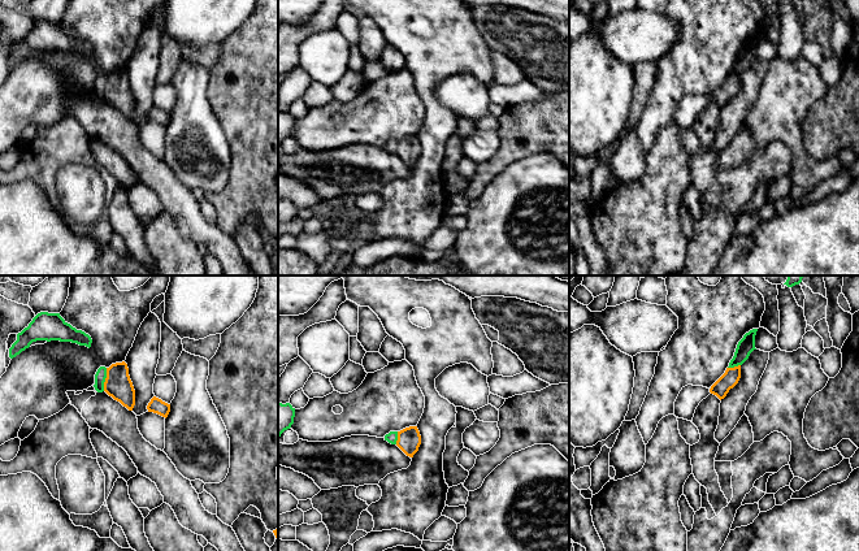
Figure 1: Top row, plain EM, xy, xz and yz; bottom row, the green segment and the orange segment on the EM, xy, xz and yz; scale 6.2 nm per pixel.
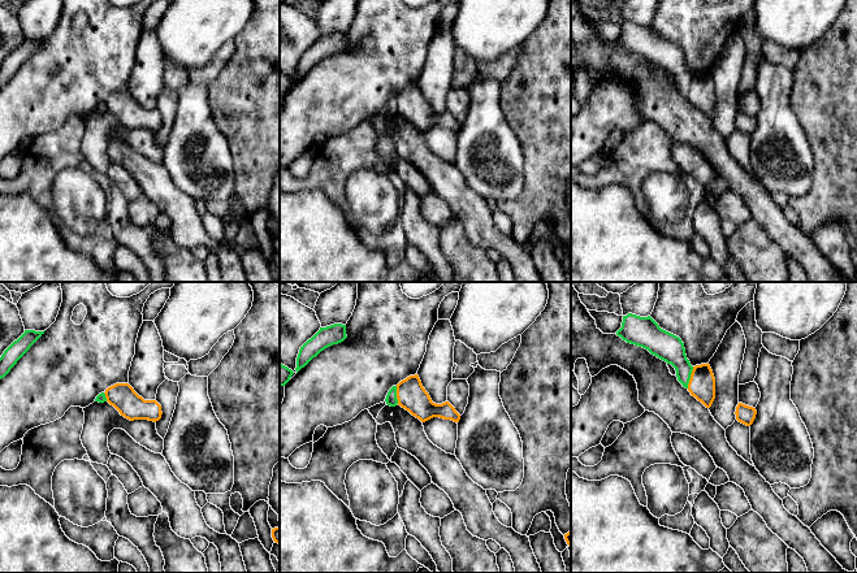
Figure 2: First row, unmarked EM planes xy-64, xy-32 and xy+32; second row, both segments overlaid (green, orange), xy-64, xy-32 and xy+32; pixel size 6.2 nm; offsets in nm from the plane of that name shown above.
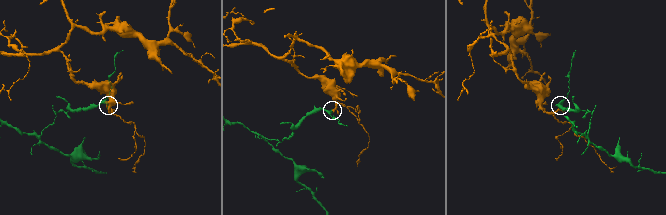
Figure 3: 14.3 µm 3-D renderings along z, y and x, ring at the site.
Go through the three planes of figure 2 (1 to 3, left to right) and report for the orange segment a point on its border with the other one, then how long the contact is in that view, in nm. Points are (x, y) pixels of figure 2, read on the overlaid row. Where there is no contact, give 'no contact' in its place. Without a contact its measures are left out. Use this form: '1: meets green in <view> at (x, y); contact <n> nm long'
1: meets green in xy-64 at (104, 396); contact 60 nm long
2: meets green in xy-32 at (395, 395); contact 110 nm long
3: meets green in xy+32 at (689, 377); contact 140 nm long

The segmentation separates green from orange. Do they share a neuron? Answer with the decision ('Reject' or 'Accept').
Reject

